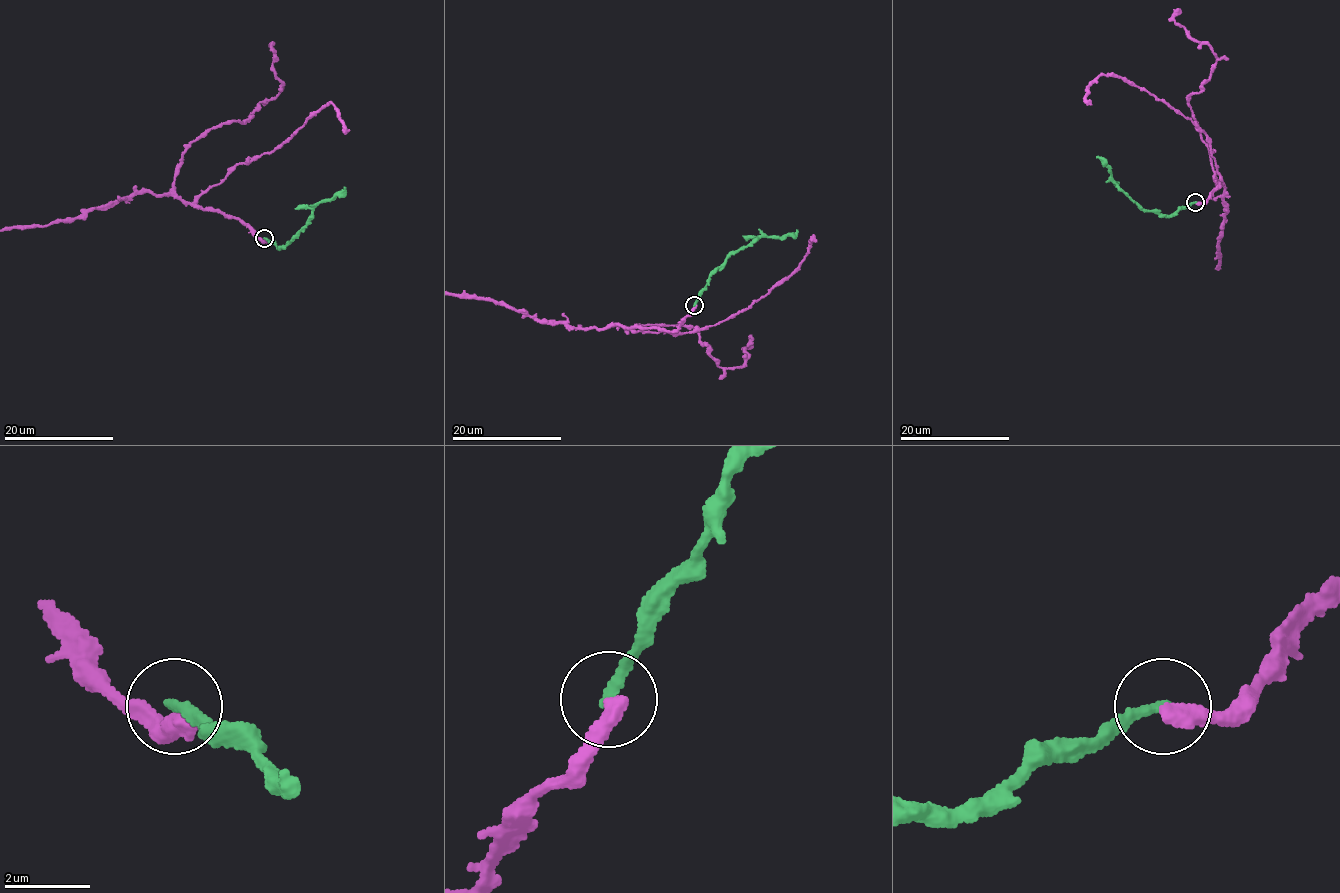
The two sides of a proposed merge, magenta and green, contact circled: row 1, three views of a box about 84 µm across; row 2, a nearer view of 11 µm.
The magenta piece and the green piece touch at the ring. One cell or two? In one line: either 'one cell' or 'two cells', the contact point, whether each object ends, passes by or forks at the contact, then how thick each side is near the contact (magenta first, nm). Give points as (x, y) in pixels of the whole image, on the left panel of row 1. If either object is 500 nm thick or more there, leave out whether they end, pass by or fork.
two cells; place (264, 238); magenta ends; green ends; calibres 480 and 240 nm

